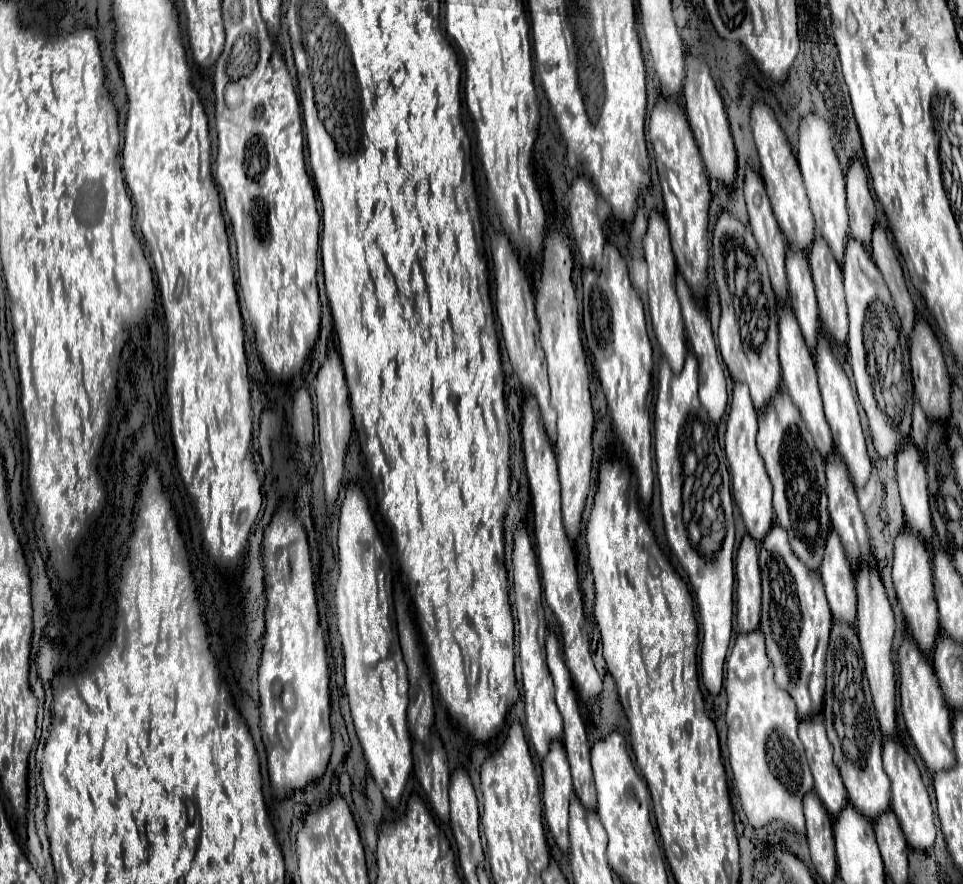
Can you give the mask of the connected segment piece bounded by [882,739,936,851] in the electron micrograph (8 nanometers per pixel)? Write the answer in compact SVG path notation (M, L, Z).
M884 739L884 769L892 781L892 809L900 821L900 827L906 835L906 841L912 849L918 851L926 851L934 845L936 841L936 827L934 827L934 811L930 805L930 797L926 791L926 785L922 781L922 775L918 771L916 761L912 759L912 755L894 739Z

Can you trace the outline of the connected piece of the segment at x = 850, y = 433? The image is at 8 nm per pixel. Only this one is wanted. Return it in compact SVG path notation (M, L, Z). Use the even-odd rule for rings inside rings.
M824 333L818 335L814 359L816 359L820 393L822 393L822 401L824 401L824 413L826 413L828 425L832 429L832 437L834 437L834 449L836 449L836 453L840 453L840 457L848 465L848 471L850 471L850 477L852 477L856 489L860 489L860 487L866 485L866 481L870 479L870 471L872 471L868 451L866 451L866 437L864 437L864 431L862 431L862 425L860 425L858 405L856 405L856 399L854 399L854 391L850 387L850 379L844 373L842 363L836 361L832 345L824 337Z

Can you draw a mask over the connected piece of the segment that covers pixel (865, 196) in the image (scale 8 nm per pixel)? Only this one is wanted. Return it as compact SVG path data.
M852 159L846 173L846 191L848 191L848 215L852 235L870 247L870 237L874 229L874 199L868 187L868 175L860 159Z

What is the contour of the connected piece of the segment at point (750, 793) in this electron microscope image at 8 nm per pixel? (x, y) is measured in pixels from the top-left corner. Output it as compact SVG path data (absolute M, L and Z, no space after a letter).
M760 629L750 635L738 635L732 655L726 661L726 695L730 765L748 821L756 829L770 821L782 821L794 827L796 833L804 833L802 797L812 791L814 779L798 739L798 713L794 701L774 683L774 667L766 657L766 639L762 639Z

